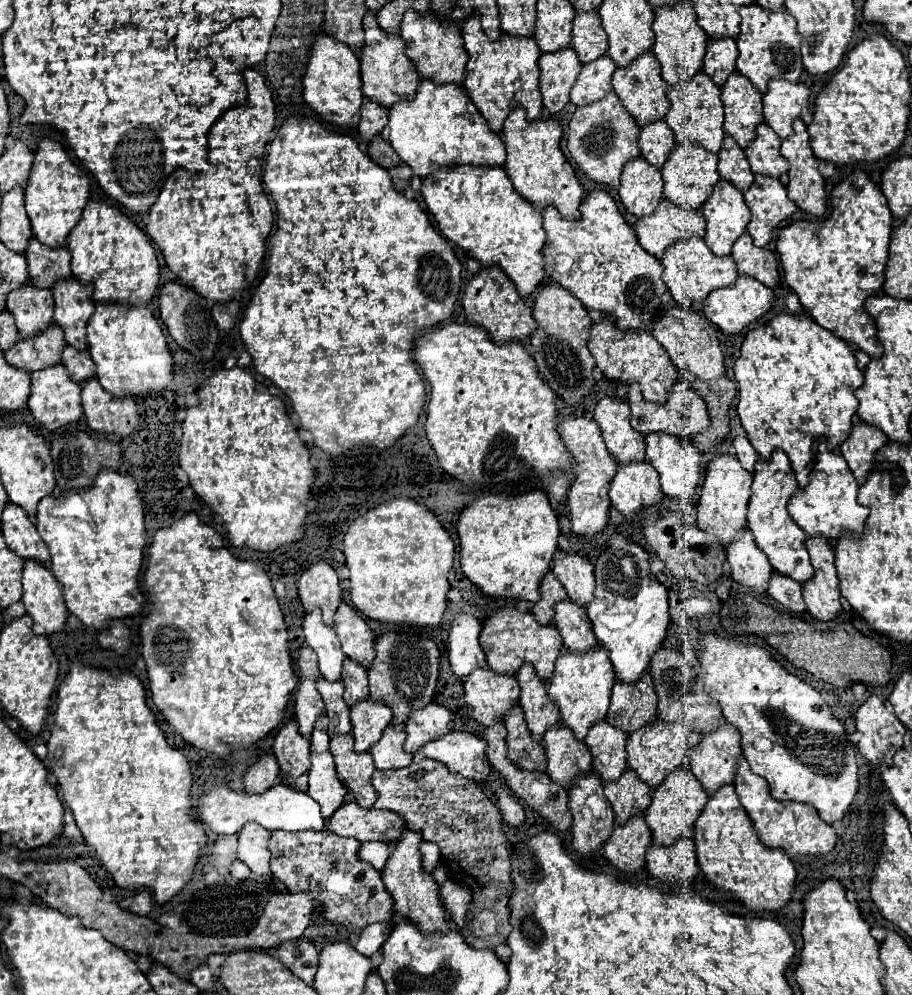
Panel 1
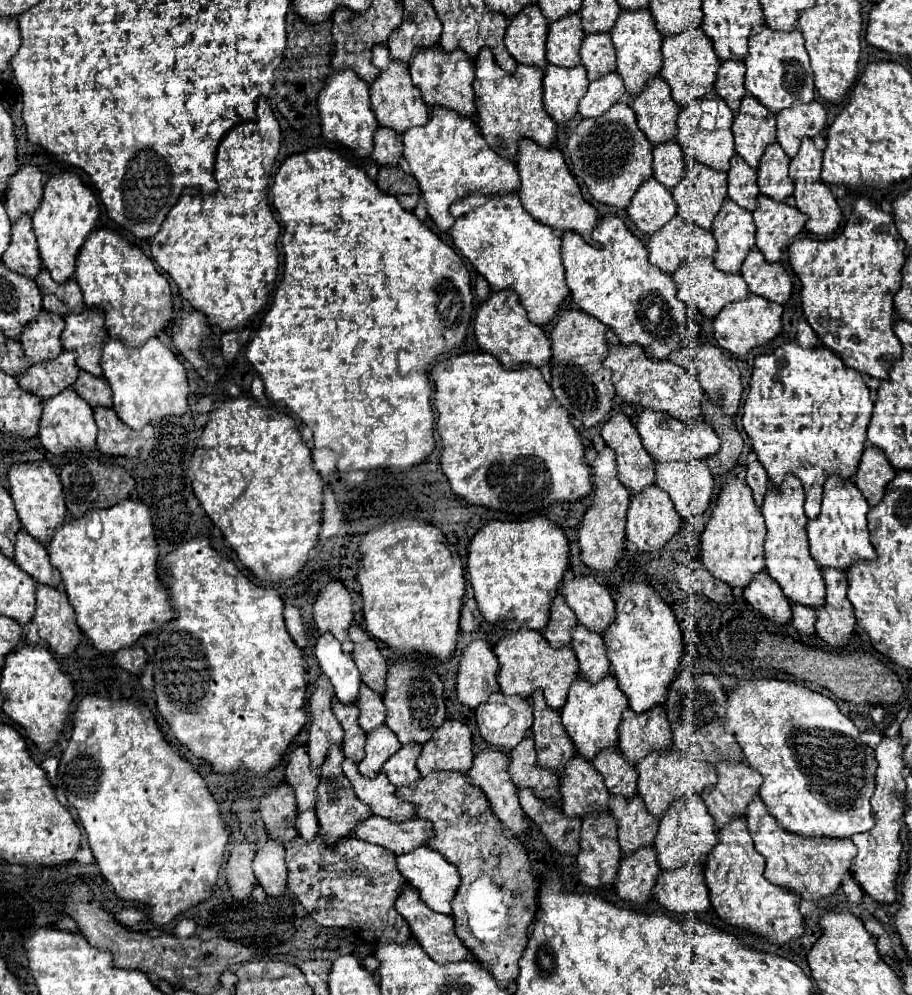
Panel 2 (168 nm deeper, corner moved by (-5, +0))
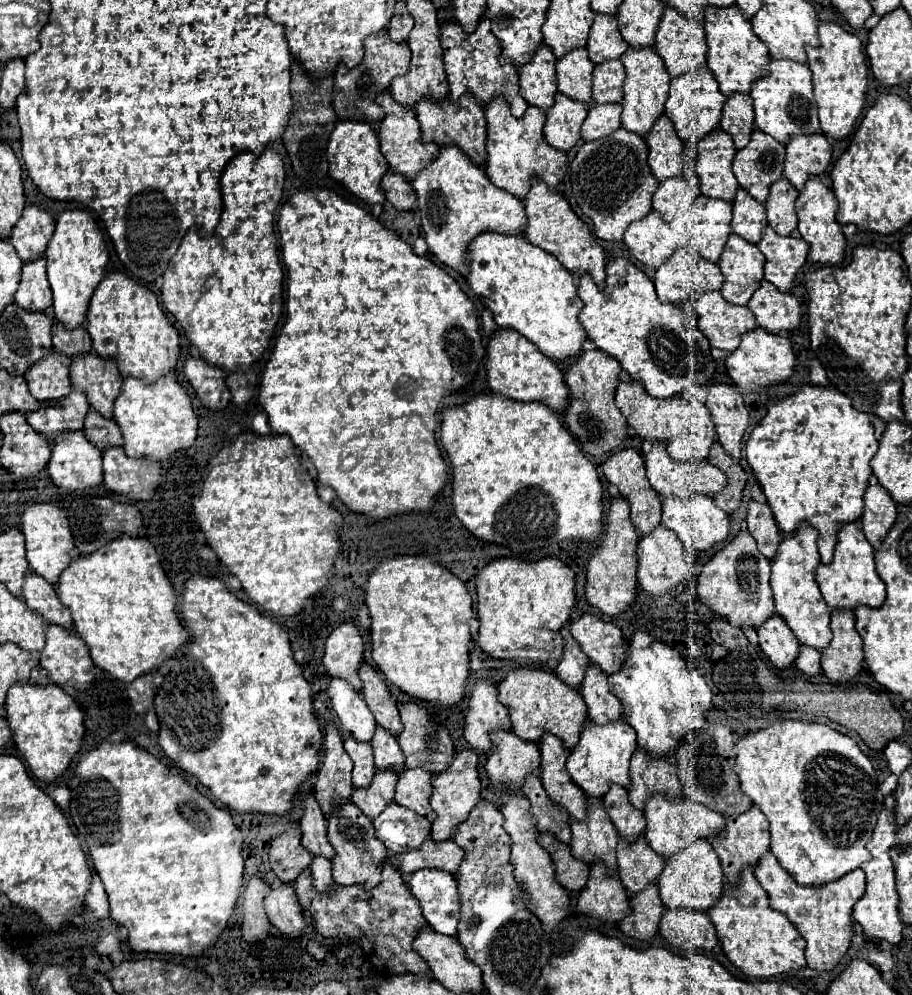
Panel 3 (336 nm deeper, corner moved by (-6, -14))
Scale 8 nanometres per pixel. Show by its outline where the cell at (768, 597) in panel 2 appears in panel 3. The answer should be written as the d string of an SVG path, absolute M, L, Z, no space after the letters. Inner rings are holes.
M772 614L764 624L758 626L760 648L776 668L788 668L798 654L798 640L786 626L784 618Z

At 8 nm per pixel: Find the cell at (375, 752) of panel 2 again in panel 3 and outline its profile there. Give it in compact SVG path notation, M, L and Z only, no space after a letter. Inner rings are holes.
M390 768L386 770L376 770L372 778L372 786L368 788L354 788L352 792L352 802L372 820L388 802L394 800L394 784L396 784L398 774Z

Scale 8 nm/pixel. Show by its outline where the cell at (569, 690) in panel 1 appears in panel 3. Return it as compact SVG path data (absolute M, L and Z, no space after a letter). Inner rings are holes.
M620 716L616 722L608 722L602 726L588 718L584 720L578 744L570 750L566 768L572 780L586 792L586 796L604 796L608 792L610 782L628 788L628 766L634 750L636 750L636 732L626 722L624 716Z

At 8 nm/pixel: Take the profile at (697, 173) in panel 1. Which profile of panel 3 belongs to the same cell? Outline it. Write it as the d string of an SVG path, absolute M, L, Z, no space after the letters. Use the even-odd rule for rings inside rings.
M698 196L692 204L688 248L698 252L706 260L718 262L724 250L724 242L732 232L730 220L732 220L732 202Z

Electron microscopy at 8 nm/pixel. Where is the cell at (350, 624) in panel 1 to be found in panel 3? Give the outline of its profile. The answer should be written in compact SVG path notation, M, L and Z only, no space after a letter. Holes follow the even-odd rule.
M362 662L360 664L360 678L364 684L360 692L362 692L370 712L374 714L376 724L390 730L396 736L402 730L402 726L400 726L396 702L390 696L390 690L388 690L384 676L376 668L372 668L370 664Z

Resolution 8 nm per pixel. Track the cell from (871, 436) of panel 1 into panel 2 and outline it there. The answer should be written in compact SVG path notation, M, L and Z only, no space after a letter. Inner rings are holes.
M869 446L861 456L859 470L853 476L853 484L861 490L861 494L867 498L869 506L873 508L875 504L879 504L879 500L883 498L885 486L893 478L895 478L895 470L887 462L885 454L879 448Z

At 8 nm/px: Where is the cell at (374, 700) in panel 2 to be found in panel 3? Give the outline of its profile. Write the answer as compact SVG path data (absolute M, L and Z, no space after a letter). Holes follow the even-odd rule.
M376 726L374 738L370 740L372 750L374 750L374 762L376 768L392 768L396 772L402 770L404 766L404 754L396 742L396 738L384 730L382 726Z

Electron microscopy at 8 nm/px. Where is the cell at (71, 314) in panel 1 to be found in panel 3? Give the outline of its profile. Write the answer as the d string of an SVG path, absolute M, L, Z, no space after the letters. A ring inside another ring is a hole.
M78 354L70 366L72 386L86 392L88 402L102 416L112 416L116 394L120 394L120 372L114 358L100 358L96 354Z

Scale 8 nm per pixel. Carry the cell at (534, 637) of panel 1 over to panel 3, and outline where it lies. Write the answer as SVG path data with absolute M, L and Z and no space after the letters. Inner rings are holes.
M524 666L510 670L498 684L498 700L510 712L512 730L520 738L538 742L544 732L550 732L558 736L568 750L576 744L576 738L580 738L580 726L588 718L582 694L542 666Z

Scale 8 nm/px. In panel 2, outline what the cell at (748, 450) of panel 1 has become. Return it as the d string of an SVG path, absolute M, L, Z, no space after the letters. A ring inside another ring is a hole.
M751 462L747 466L747 486L753 490L753 500L757 506L763 506L763 496L769 490L769 478L761 462Z

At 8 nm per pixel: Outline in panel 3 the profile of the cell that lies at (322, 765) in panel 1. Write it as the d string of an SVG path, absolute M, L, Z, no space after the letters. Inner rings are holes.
M342 802L342 806L336 806L332 814L328 816L328 842L334 848L332 862L332 878L336 884L350 886L350 884L364 884L366 888L372 888L380 882L380 864L386 860L388 852L384 844L376 838L374 826L370 818L362 814L352 802Z

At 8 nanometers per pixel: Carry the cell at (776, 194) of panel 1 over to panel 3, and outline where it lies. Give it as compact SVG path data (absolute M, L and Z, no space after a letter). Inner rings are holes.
M768 226L758 242L758 248L766 256L764 278L780 292L788 292L796 272L806 262L808 242L804 238L780 236Z

